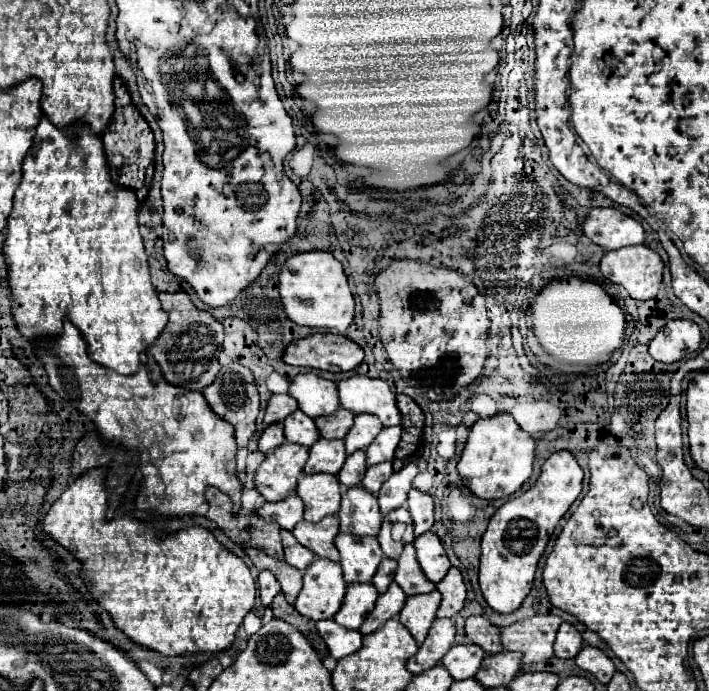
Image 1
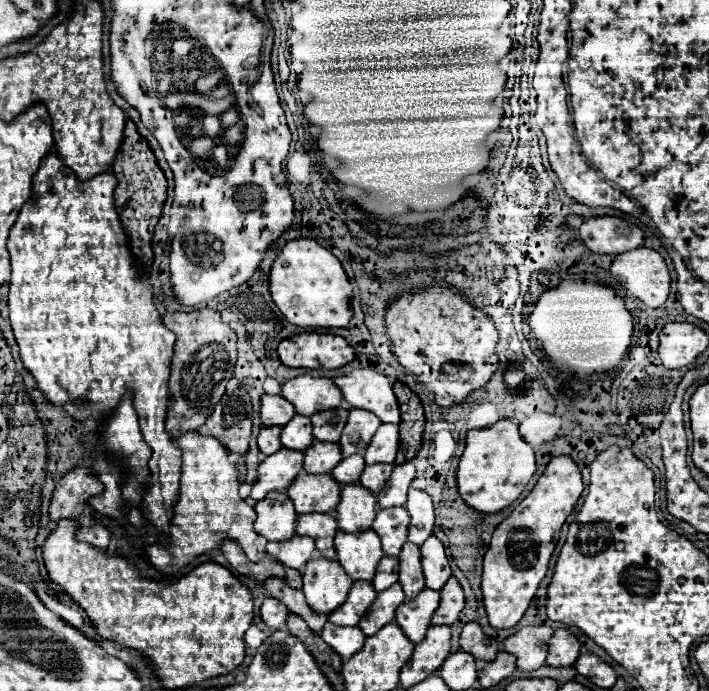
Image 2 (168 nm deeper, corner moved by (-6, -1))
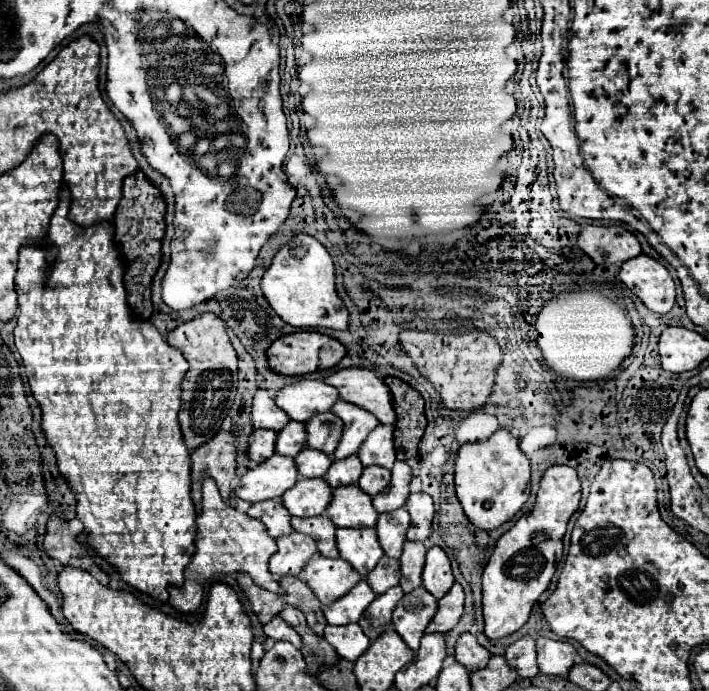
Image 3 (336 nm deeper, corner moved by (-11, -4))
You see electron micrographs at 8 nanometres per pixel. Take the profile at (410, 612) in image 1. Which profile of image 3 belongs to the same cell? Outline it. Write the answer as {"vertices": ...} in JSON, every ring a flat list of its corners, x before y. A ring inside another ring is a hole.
{"vertices":[[423,587,405,593,393,611,393,625,409,649,419,649,419,639,425,633,427,623,437,611,437,599,431,597]]}

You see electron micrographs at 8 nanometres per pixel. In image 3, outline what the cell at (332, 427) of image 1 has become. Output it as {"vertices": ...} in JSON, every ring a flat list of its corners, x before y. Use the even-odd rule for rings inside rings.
{"vertices":[[331,411,317,413,305,421,305,431,307,431,307,445,311,449,323,451,325,455,333,457,335,447,343,433,343,421]]}

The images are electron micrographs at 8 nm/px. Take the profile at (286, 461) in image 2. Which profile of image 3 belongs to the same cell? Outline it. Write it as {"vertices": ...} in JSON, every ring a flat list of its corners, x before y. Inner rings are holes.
{"vertices":[[271,455,265,463,251,467,235,481,233,493,249,503,281,497,295,481,299,473,291,457]]}

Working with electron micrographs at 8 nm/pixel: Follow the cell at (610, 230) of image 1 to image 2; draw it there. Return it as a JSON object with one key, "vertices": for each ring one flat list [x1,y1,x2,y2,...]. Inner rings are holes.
{"vertices":[[590,216,580,226,584,244,596,254,618,256,644,244,644,232,638,224,620,216]]}

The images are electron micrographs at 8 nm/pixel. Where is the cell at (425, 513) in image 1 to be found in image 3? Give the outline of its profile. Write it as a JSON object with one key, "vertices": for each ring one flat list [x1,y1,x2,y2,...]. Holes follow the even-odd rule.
{"vertices":[[411,493,405,505,411,515,411,527,407,529,407,539,409,541,427,541,431,533,433,499,427,493]]}

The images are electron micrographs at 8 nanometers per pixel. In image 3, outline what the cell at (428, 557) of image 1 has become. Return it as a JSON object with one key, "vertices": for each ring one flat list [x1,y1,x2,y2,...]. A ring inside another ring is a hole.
{"vertices":[[429,547,421,579,423,579,423,587,435,599,441,599,451,589,453,573,451,573,451,563,449,563,449,559,447,559,443,549]]}

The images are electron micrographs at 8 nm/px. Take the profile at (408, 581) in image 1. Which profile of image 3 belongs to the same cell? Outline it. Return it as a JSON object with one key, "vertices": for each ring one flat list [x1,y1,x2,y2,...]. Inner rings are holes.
{"vertices":[[405,541,403,543,403,555,401,555,401,589,405,593,421,587,421,573,425,565,425,543,419,541]]}

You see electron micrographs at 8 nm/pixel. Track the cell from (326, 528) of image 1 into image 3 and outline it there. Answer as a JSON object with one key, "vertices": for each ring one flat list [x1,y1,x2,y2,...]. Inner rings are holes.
{"vertices":[[325,515,319,517,309,517,309,519,301,519,301,517,291,517,291,527,299,533,311,535,317,543,317,549,323,557,339,557,337,553,337,545,335,545,335,531,337,527,331,523,331,519,327,519]]}

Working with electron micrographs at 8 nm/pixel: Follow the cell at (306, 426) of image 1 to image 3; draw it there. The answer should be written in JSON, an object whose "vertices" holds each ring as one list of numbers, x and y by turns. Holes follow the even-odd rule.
{"vertices":[[289,421,277,435,275,451,279,455,295,457,305,447,305,439,307,439,307,433,303,433,303,423]]}

